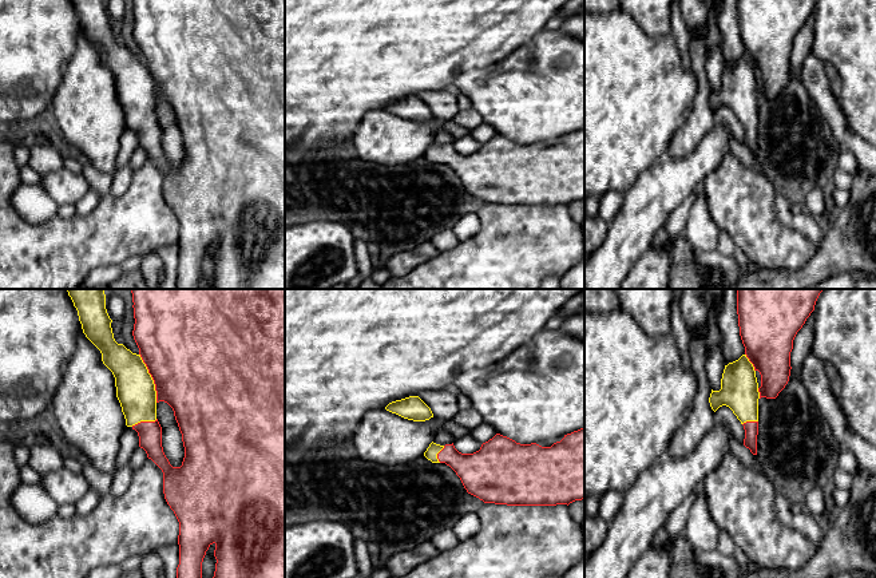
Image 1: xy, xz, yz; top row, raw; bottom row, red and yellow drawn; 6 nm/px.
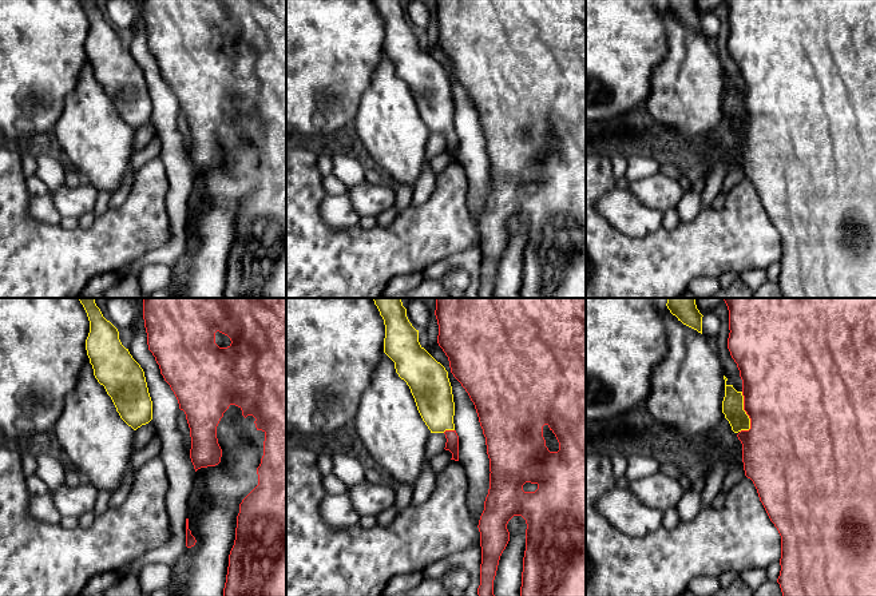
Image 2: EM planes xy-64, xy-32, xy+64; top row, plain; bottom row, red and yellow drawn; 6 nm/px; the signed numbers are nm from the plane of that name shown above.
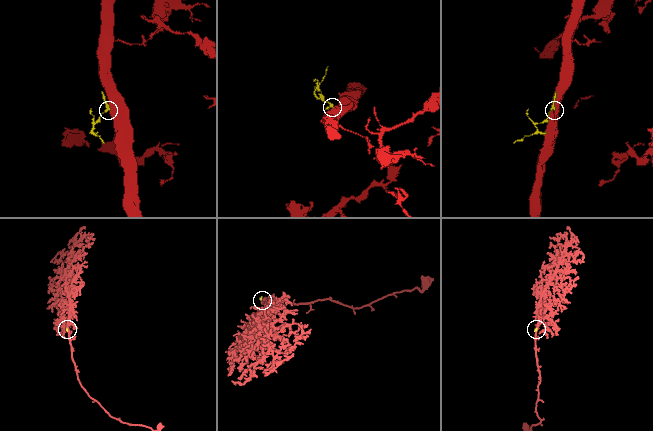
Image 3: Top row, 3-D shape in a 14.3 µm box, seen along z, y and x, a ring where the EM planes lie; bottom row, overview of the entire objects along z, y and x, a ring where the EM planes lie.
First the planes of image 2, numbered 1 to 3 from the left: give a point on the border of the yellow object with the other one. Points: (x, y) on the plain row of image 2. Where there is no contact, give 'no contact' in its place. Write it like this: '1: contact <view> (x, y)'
1: no contact
2: contact xy-32 (448, 131)
3: contact xy+64 (746, 114)

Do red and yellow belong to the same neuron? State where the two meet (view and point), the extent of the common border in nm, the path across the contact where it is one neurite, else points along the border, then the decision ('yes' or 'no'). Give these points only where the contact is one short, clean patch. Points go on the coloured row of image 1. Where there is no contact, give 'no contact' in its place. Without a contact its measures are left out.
xy (151, 376) | 320 nm | across xy (186, 353), (171, 368), (151, 376), (135, 390) | yes

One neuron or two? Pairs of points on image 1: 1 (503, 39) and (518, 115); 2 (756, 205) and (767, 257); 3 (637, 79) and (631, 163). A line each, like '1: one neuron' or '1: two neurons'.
1: two neurons
2: one neuron
3: one neuron

